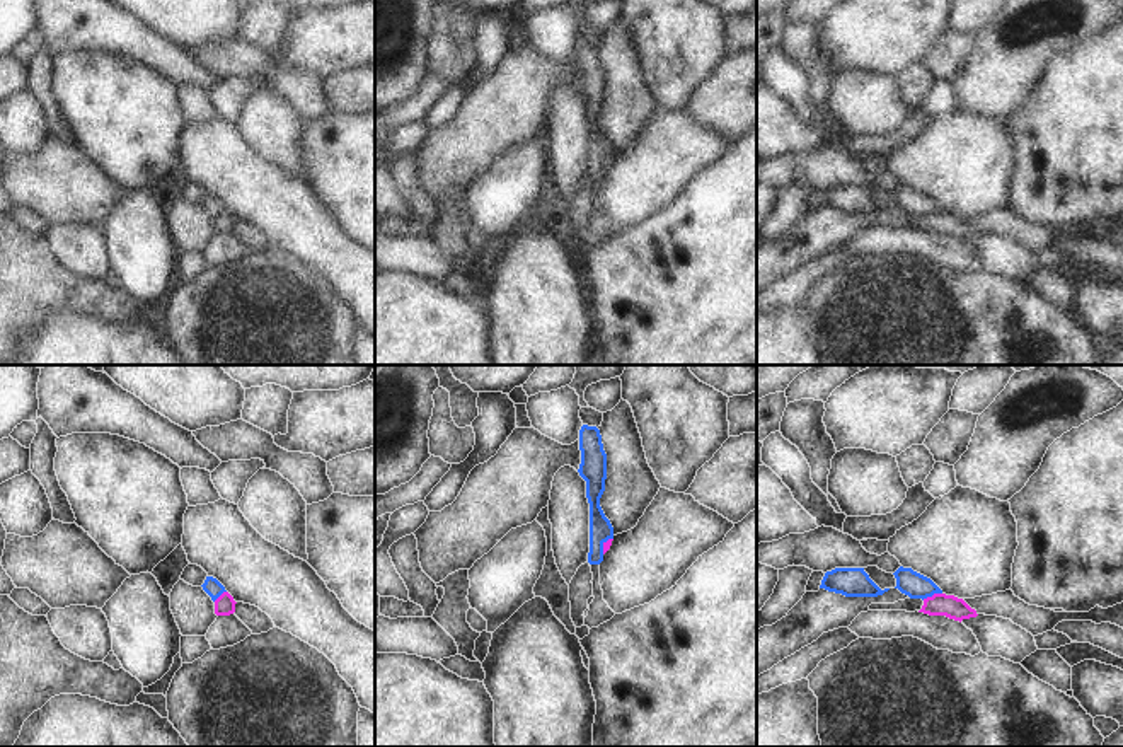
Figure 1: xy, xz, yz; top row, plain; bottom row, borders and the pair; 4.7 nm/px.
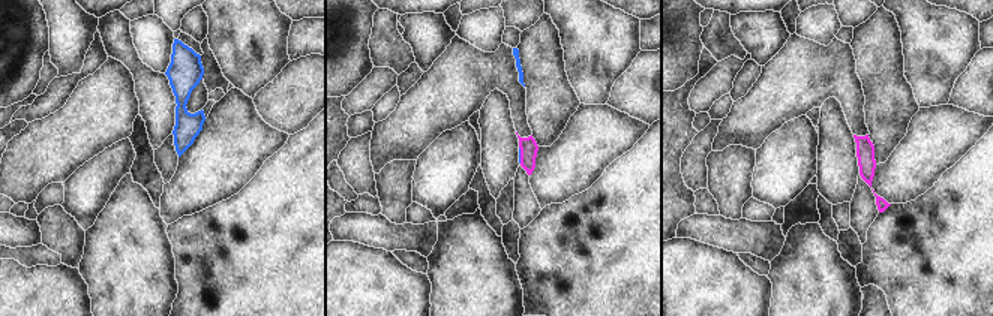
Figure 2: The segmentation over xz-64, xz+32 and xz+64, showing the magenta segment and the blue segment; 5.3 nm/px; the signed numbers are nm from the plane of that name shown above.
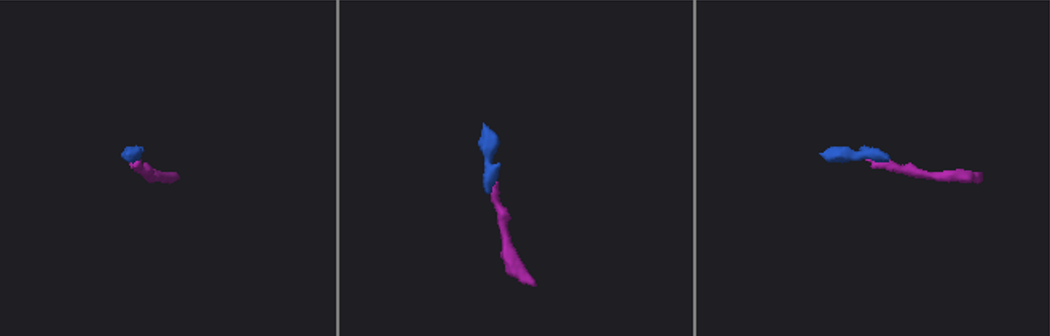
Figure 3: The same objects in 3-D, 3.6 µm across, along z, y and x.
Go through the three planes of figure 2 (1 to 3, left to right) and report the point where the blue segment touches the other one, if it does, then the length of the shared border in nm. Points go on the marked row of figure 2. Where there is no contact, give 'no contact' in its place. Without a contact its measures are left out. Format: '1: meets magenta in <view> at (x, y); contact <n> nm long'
1: no contact
2: meets magenta in xz+32 at (521, 155); contact 90 nm long
3: no contact

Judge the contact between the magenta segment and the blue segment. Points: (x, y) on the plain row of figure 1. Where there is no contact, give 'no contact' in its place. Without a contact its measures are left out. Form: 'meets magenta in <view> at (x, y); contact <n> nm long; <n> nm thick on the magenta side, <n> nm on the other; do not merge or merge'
meets magenta in yz at (931, 215); contact 100 nm long; 110 nm thick on the magenta side, 120 nm on the other; do not merge

